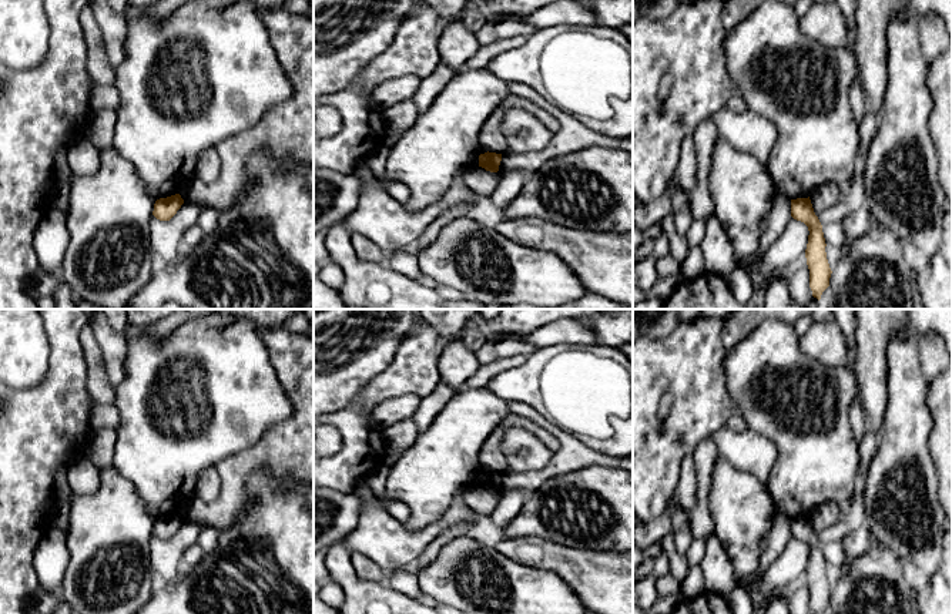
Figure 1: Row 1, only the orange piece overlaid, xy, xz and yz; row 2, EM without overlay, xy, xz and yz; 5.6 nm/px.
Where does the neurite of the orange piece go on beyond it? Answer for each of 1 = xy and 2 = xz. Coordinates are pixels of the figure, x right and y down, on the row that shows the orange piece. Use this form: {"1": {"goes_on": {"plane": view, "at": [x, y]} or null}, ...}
{"1": {"goes_on": null}, "2": {"goes_on": null}}

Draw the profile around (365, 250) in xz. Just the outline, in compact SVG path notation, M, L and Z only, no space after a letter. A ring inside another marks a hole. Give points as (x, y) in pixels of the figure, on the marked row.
M351 234L351 244L355 255L361 261L383 264L386 259L386 254L379 248L379 245L361 234Z

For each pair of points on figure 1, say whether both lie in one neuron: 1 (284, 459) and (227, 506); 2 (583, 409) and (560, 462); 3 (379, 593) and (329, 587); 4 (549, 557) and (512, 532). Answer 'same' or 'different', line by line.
1: same
2: different
3: different
4: different

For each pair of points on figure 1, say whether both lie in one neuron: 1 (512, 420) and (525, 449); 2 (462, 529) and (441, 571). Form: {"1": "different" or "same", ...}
{"1": "different", "2": "different"}

